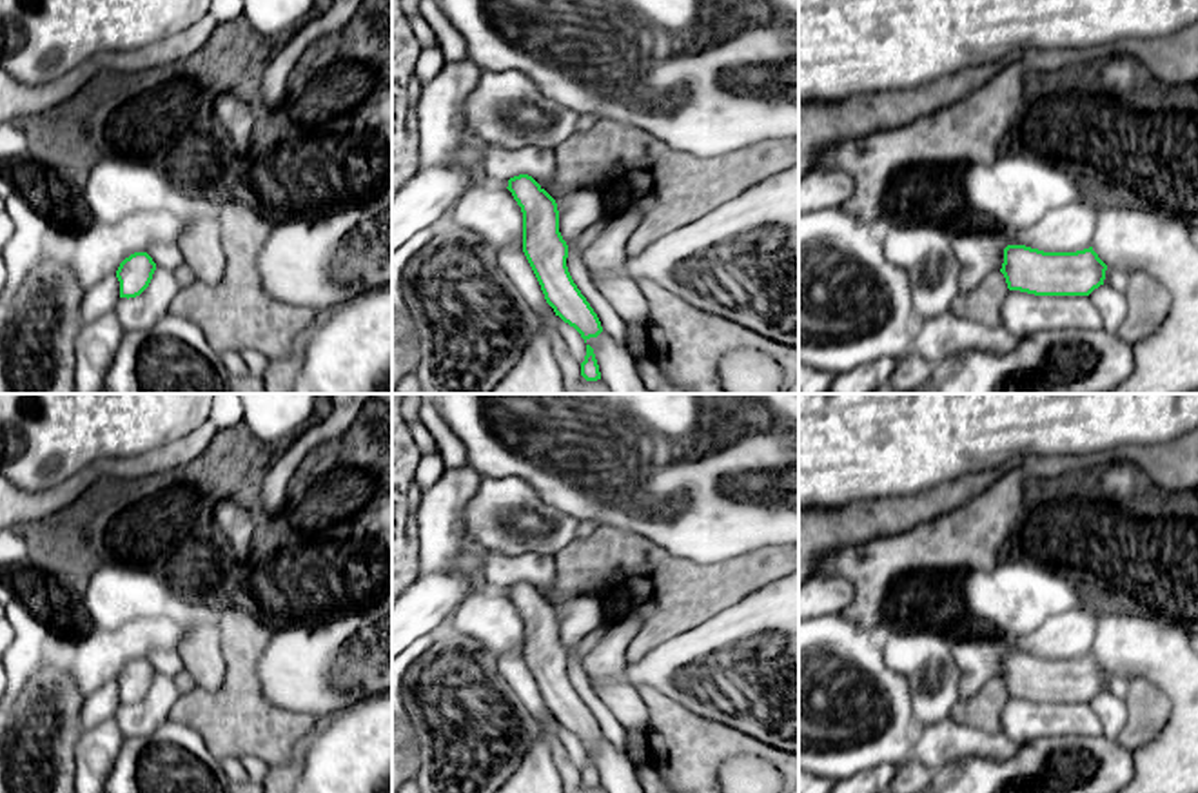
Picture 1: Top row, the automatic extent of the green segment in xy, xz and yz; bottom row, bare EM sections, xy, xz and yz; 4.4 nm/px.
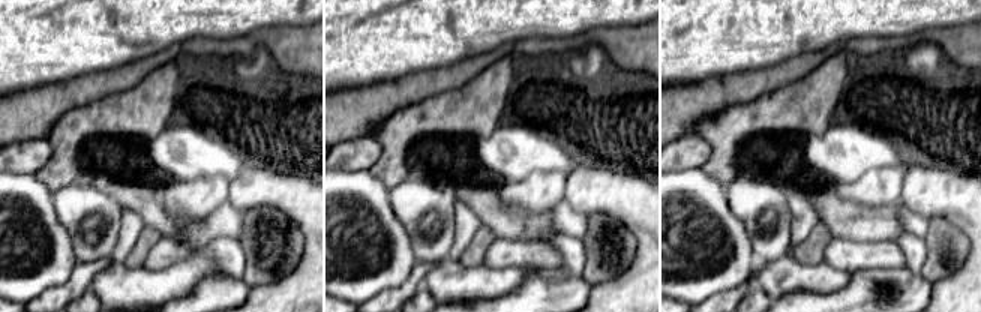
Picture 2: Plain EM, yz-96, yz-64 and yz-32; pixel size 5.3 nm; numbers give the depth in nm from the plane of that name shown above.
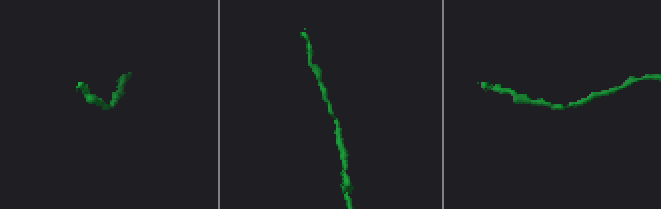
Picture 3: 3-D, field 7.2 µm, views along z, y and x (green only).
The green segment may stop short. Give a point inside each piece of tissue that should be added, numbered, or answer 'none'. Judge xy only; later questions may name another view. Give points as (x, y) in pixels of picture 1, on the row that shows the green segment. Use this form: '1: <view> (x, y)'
none

